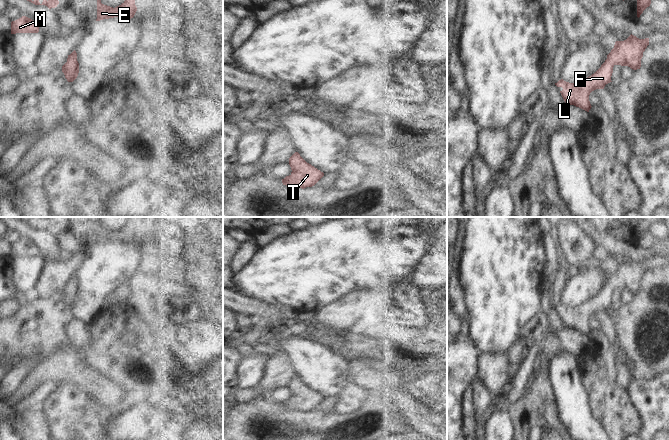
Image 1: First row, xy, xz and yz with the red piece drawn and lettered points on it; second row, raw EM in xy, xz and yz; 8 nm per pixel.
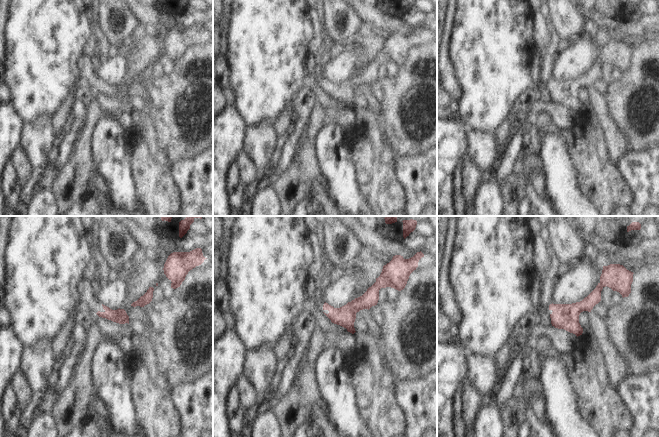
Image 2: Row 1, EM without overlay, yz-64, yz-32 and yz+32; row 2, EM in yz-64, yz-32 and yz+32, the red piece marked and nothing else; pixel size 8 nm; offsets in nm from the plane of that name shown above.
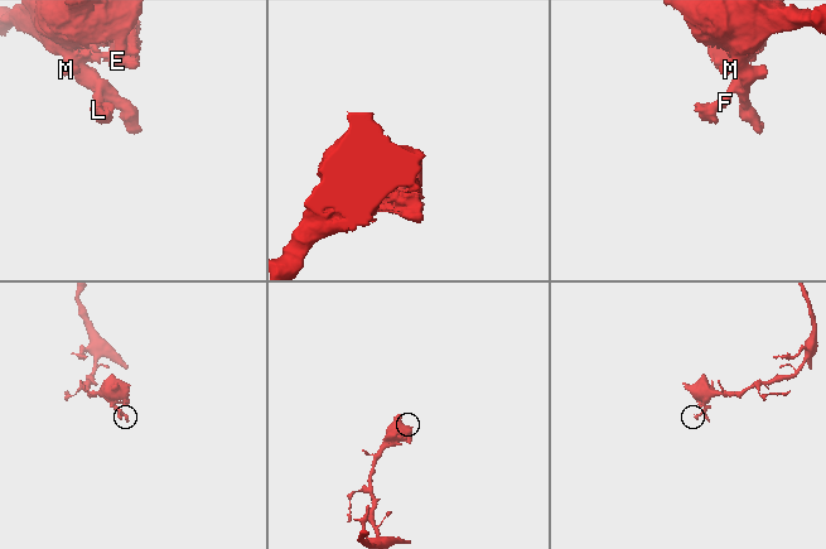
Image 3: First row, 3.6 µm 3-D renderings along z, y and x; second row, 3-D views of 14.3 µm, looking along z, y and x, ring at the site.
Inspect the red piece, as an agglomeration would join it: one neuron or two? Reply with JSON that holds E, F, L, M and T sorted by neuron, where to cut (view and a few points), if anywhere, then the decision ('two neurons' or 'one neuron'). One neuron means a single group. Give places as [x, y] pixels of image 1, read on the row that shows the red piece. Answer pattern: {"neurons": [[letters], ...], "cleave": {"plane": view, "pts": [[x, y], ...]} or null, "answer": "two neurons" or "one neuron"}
{"neurons": [["E", "F", "L", "M", "T"]], "cleave": null, "answer": "one neuron"}

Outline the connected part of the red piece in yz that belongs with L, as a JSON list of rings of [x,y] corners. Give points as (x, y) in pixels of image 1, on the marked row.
[[[631,34],[624,41],[615,42],[605,62],[591,76],[577,83],[559,80],[555,85],[563,88],[560,93],[566,105],[574,105],[589,112],[592,107],[589,101],[590,93],[596,89],[604,89],[606,84],[612,82],[611,76],[615,65],[628,66],[633,70],[640,69],[643,52],[648,45],[649,38],[639,39]]]

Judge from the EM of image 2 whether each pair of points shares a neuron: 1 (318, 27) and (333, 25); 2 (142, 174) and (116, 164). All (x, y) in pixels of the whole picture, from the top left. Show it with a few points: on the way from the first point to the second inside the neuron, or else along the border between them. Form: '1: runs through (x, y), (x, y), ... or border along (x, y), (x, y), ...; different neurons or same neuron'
1: border along (325, 10), (324, 29); different neurons
2: border along (128, 155), (134, 190), (137, 193); different neurons

